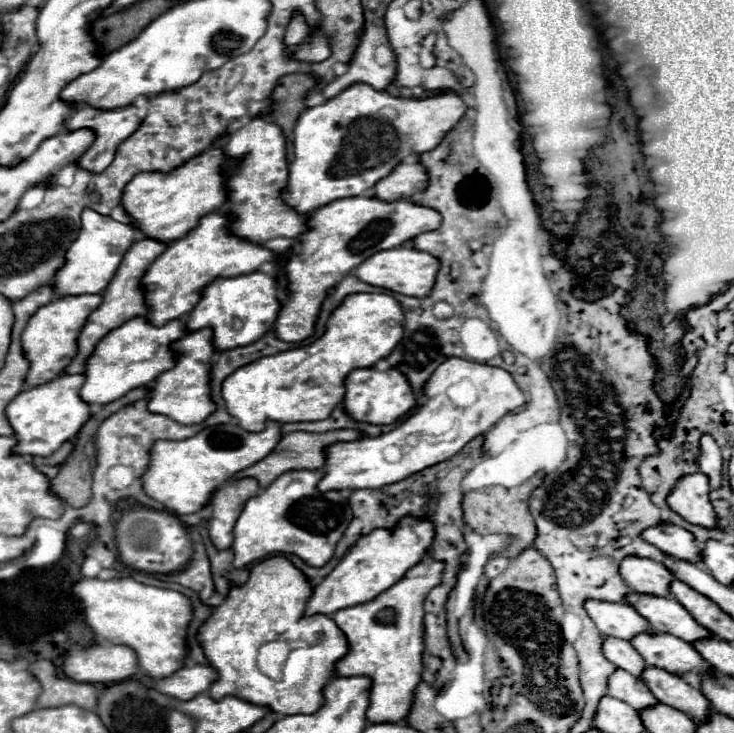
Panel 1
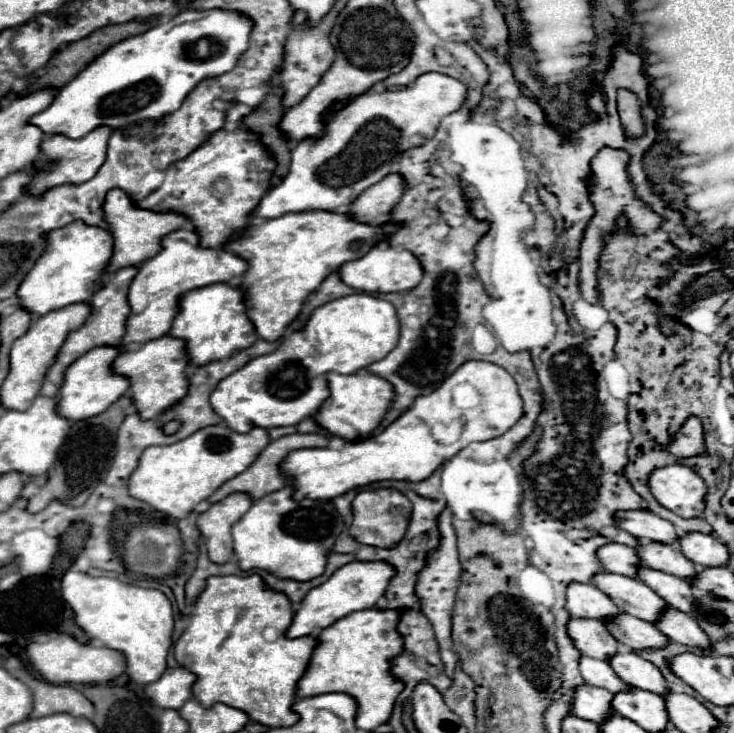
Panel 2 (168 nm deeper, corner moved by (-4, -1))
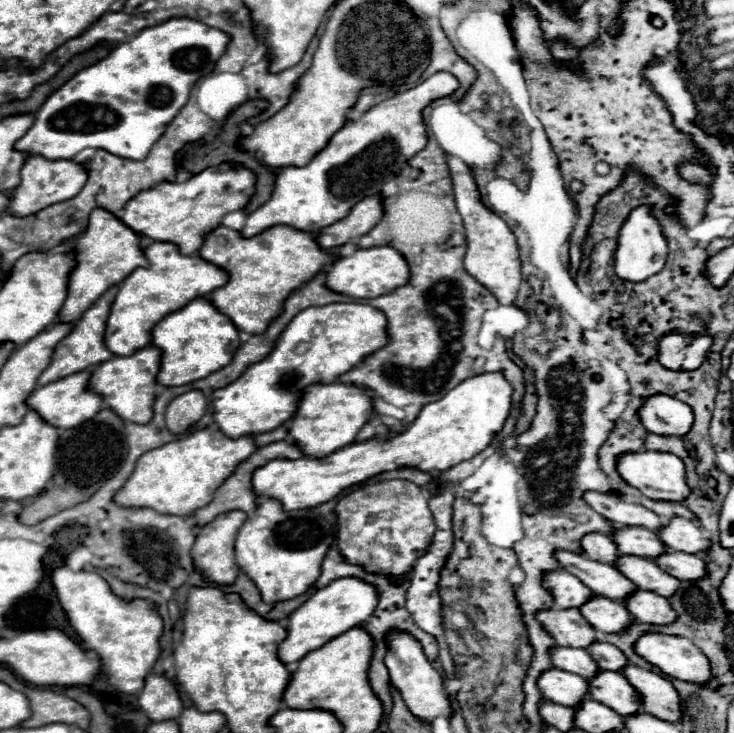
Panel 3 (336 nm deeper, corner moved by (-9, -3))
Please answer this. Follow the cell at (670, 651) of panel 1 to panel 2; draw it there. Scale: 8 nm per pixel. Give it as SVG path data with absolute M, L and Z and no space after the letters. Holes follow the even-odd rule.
M621 614L611 626L611 634L625 644L633 652L641 650L661 650L669 644L669 638L657 630L655 624L643 622L639 618L631 618L629 614Z

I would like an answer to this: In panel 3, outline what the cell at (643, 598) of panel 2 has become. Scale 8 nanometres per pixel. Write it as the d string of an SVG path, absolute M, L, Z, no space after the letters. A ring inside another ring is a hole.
M556 550L554 556L564 570L574 574L594 594L602 594L612 600L620 600L620 596L624 596L624 592L636 590L636 586L628 584L628 580L624 580L624 576L620 576L620 572L616 572L616 568L612 568L610 564L588 560L588 558L584 558L584 554L568 552L568 550Z

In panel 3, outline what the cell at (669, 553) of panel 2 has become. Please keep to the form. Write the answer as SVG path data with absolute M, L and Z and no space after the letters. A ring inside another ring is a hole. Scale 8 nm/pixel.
M642 526L612 528L610 538L614 540L620 554L652 558L656 556L656 552L664 552L664 544L660 544L660 538L656 536L656 532Z

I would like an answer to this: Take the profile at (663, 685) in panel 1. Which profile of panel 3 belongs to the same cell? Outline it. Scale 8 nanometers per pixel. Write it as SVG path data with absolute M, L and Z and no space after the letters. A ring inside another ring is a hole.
M592 642L588 646L588 654L604 670L618 672L620 668L624 668L624 664L628 664L628 658L616 646L612 646L608 642Z

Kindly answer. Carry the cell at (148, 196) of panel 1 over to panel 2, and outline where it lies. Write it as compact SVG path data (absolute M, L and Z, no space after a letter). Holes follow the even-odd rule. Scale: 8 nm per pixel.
M115 188L115 190L111 190L111 194L107 194L107 202L103 208L105 208L105 218L109 222L109 230L115 238L115 254L111 258L111 266L107 268L107 272L115 272L123 266L139 266L147 258L153 258L163 248L161 240L167 234L179 230L187 222L185 214L179 214L173 210L161 212L161 210L139 208L135 204L135 200L121 188Z

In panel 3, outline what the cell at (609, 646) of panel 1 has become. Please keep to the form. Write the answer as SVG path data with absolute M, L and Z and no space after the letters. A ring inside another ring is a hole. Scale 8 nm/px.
M578 608L538 610L536 618L544 632L548 632L560 646L588 648L592 640L598 640L596 630L584 620L584 616L580 616Z

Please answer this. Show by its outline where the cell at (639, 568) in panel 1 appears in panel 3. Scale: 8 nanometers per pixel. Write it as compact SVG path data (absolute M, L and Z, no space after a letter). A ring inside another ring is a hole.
M590 532L584 534L582 540L582 552L584 556L588 556L590 560L598 560L604 564L614 564L616 562L616 544L612 544L612 540L608 540L606 534L598 534L598 532Z

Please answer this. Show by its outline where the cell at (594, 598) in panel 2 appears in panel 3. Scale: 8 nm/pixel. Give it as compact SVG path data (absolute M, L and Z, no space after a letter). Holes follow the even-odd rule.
M562 568L544 572L542 586L552 594L556 608L578 608L580 604L584 604L584 600L588 600L588 596L594 594L588 592L588 588L584 588L584 584L576 580L576 576L564 572Z

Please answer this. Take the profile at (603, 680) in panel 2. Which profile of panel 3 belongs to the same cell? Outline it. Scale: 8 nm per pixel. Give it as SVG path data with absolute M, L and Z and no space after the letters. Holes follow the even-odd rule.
M556 646L550 650L550 660L556 668L574 672L574 674L582 676L584 680L588 680L588 676L592 676L592 672L596 672L596 664L592 664L592 660L588 660L588 652L584 652L584 648Z

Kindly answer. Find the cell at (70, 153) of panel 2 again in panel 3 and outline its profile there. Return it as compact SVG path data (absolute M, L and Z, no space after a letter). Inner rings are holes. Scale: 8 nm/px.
M32 156L32 160L26 160L20 176L22 176L22 182L10 194L10 204L8 204L8 212L18 218L36 214L38 210L46 208L48 204L56 204L56 202L76 196L76 192L80 192L80 188L84 186L84 180L88 178L88 176L84 176L84 168L80 168L80 164L74 160L52 162L52 160L44 160L42 156Z

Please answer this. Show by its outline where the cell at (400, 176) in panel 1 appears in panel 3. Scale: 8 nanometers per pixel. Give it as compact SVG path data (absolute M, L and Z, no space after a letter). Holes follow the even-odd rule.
M368 196L368 200L362 200L360 204L356 204L356 208L352 208L352 212L344 220L338 220L336 224L320 230L316 234L316 242L324 250L338 248L348 242L358 244L360 236L370 232L380 222L380 216L382 216L380 200L374 196Z

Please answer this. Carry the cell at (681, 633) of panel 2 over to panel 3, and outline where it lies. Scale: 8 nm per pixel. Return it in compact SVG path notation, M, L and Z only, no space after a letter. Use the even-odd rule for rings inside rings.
M636 590L624 598L624 606L628 612L648 624L670 624L676 620L676 612L672 612L672 604L664 596L656 596L648 590Z

